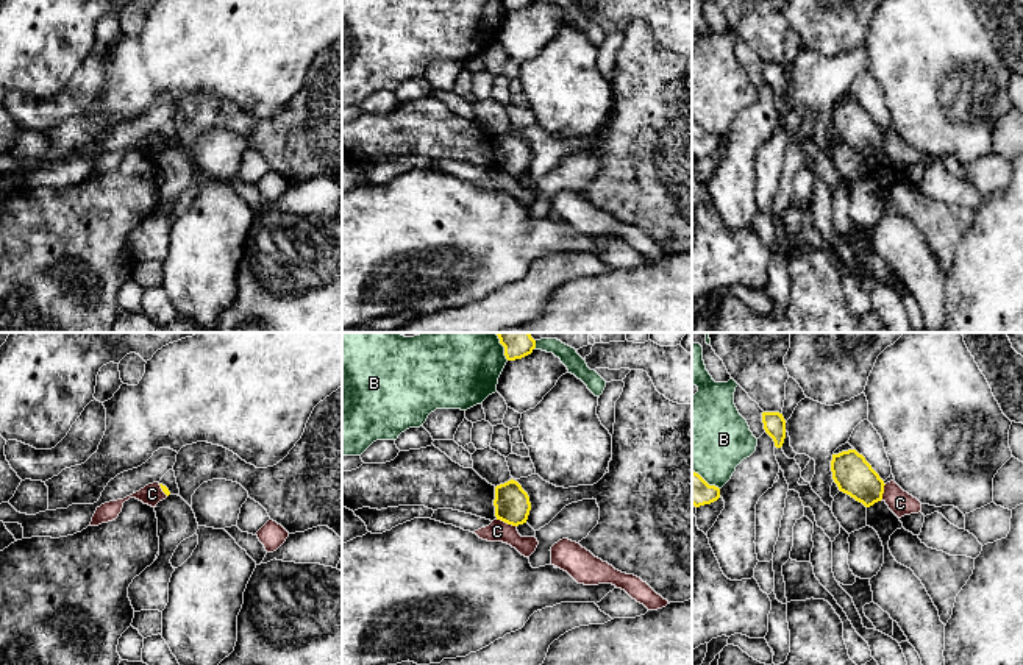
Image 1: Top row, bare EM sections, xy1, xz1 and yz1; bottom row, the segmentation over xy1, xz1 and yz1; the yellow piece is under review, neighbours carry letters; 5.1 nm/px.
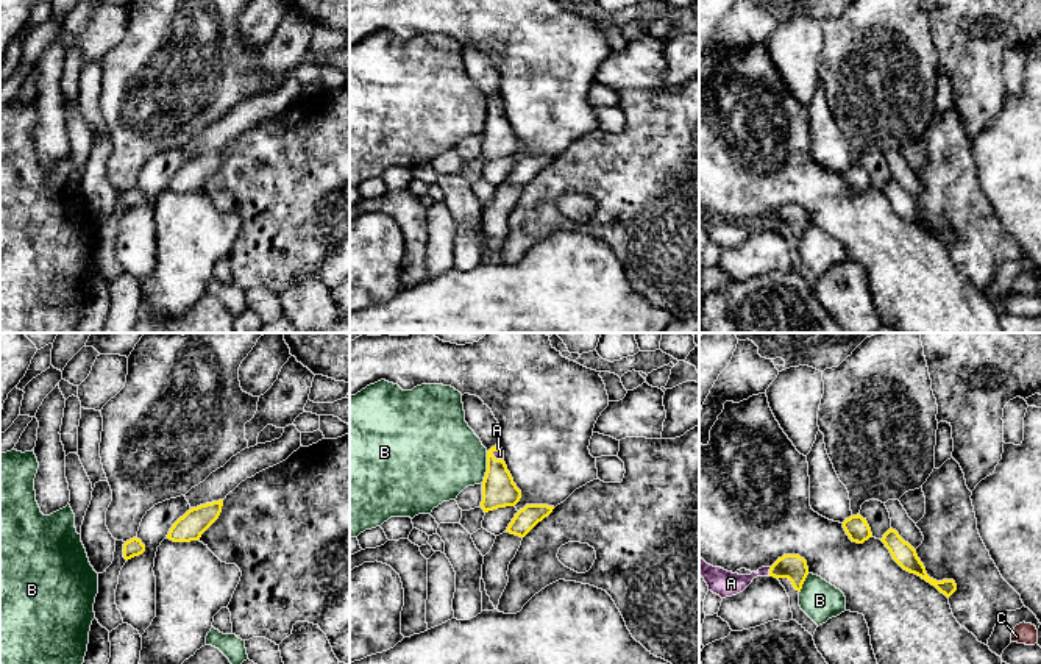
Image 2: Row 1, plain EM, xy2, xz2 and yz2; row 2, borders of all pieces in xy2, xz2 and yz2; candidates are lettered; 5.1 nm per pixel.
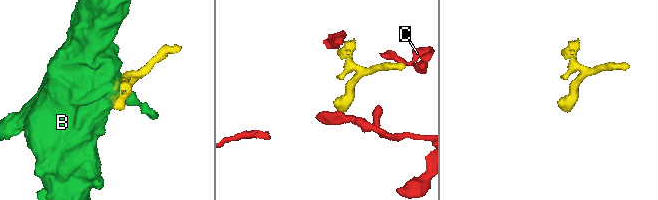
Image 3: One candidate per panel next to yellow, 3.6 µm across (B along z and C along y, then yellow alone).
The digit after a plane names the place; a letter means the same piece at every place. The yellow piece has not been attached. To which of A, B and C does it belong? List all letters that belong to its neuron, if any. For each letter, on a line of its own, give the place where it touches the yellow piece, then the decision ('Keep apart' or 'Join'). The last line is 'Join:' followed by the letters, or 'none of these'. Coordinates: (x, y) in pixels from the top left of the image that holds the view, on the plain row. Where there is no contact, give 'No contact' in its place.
A: Touches yellow at yz2 (770, 222). Keep apart
B: Touches yellow at xz2 (487, 117). Keep apart
C: Touches yellow at xz1 (506, 172). Keep apart
Join: none of these

